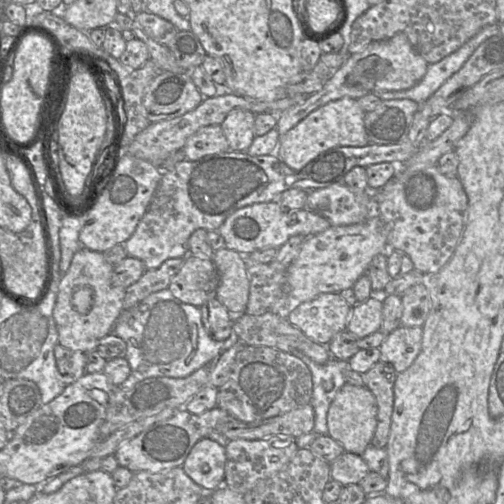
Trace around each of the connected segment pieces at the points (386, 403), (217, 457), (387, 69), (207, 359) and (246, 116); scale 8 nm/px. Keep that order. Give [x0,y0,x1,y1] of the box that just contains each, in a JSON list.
[[362,361,397,448],[182,438,225,493],[276,32,427,136],[112,289,237,390],[221,110,256,152]]

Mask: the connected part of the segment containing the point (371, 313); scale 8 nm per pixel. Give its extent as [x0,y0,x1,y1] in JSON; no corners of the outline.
[346,297,383,338]

